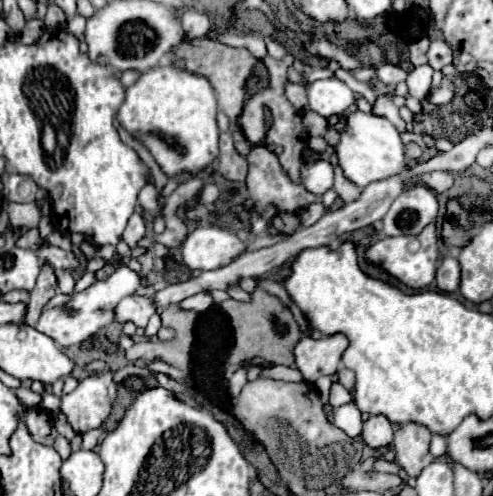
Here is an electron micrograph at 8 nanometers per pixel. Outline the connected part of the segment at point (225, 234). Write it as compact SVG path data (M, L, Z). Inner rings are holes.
M197 226L181 244L181 254L185 266L191 270L215 270L217 266L225 266L237 254L241 254L245 242L231 230L223 230L217 226Z

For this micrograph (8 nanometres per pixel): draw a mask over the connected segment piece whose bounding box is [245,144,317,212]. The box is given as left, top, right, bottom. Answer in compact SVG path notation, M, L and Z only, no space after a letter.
M259 144L259 146L253 146L253 150L249 152L247 156L249 160L249 176L247 176L247 188L251 192L251 196L245 200L247 206L253 206L255 210L259 210L263 204L275 204L281 212L301 212L305 210L309 204L317 202L317 196L307 192L305 186L301 184L295 184L287 172L283 170L277 154L265 146L265 144Z

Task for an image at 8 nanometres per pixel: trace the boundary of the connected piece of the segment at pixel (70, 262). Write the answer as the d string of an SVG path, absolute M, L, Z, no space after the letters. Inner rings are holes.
M41 244L37 248L37 256L41 262L53 266L55 270L63 270L63 268L71 268L73 272L77 270L79 262L77 258L73 256L73 252L67 252L67 250L61 250L61 248L55 248L55 246L49 246L49 244Z

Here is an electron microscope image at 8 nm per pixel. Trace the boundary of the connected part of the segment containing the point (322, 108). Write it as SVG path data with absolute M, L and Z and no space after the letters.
M337 78L315 80L307 86L309 108L325 118L333 114L343 114L353 102L355 94Z

